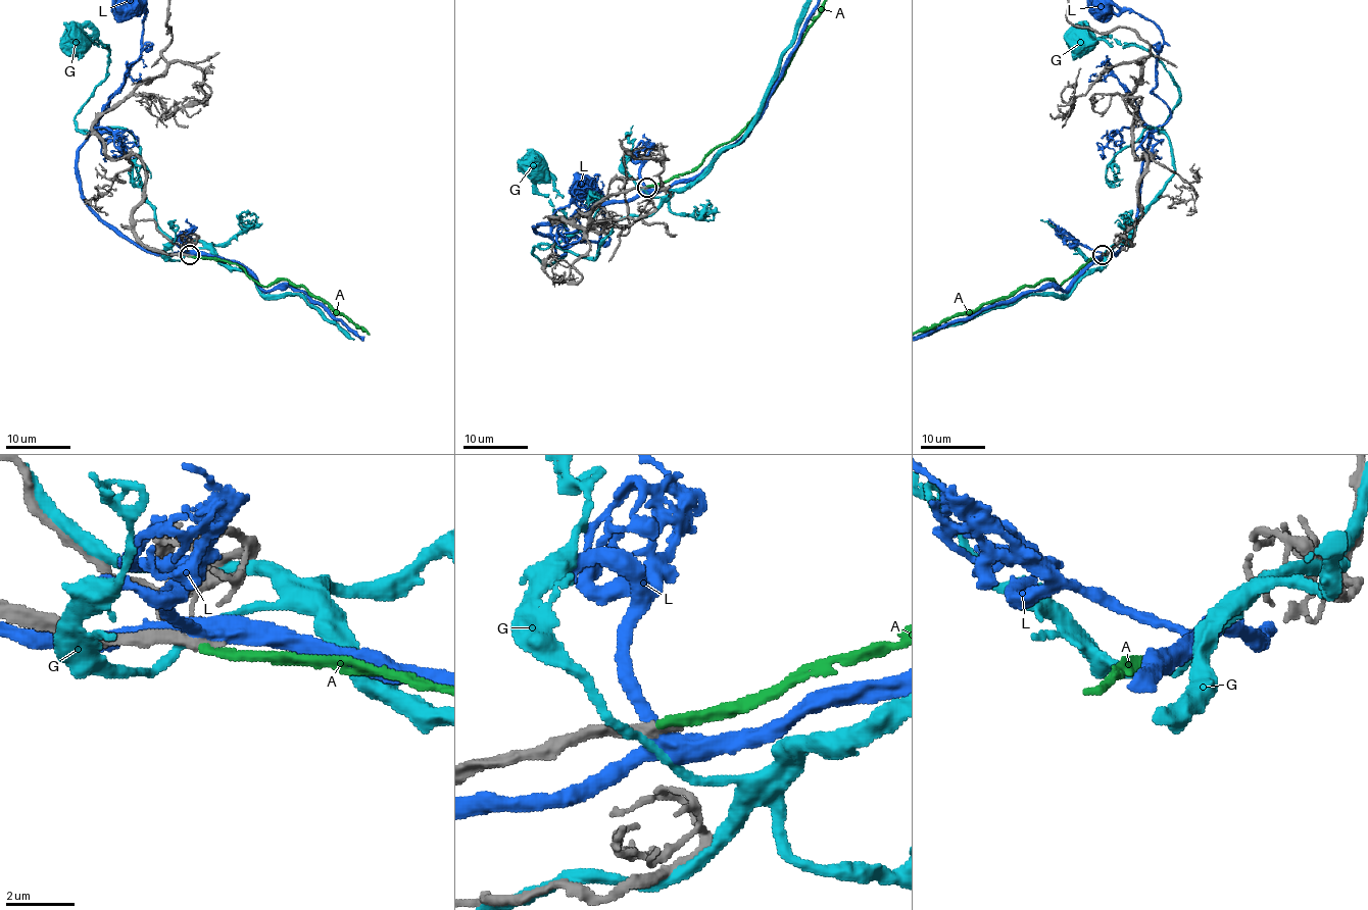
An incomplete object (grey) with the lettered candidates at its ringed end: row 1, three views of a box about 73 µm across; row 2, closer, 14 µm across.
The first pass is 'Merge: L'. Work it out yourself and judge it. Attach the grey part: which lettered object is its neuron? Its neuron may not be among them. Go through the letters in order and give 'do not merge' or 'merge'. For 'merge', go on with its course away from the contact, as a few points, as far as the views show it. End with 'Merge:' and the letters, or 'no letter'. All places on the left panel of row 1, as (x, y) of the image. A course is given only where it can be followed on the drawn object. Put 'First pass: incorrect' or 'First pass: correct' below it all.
A: merge
G: do not merge
L: do not merge
Merge: A
First pass: incorrect

